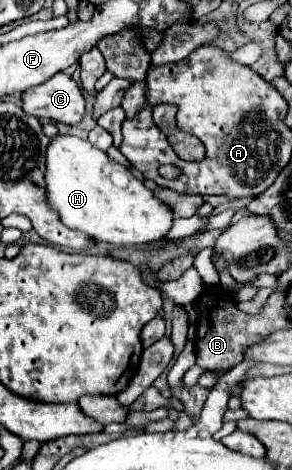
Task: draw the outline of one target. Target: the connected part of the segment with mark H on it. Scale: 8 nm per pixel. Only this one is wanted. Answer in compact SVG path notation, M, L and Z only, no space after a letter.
M72 134L52 136L46 150L44 194L48 206L74 230L110 244L150 244L162 240L172 226L172 212L132 176L112 162L102 150Z

